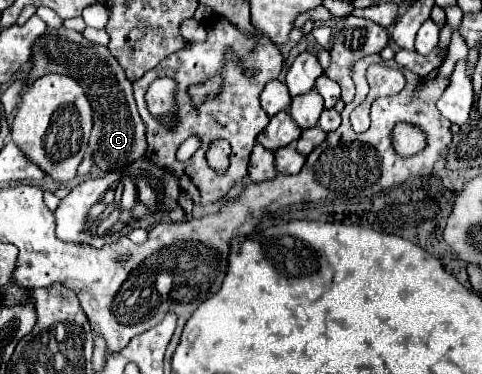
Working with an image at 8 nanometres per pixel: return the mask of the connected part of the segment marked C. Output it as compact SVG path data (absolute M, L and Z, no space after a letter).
M61 28L37 40L31 56L31 68L27 72L29 72L27 74L29 84L39 76L59 72L75 78L87 90L87 98L93 110L93 130L89 138L89 152L93 156L95 166L101 172L121 170L145 156L147 152L145 124L141 122L141 116L137 112L131 82L123 74L123 68L119 66L119 62L107 50L107 46L87 40L81 32Z

